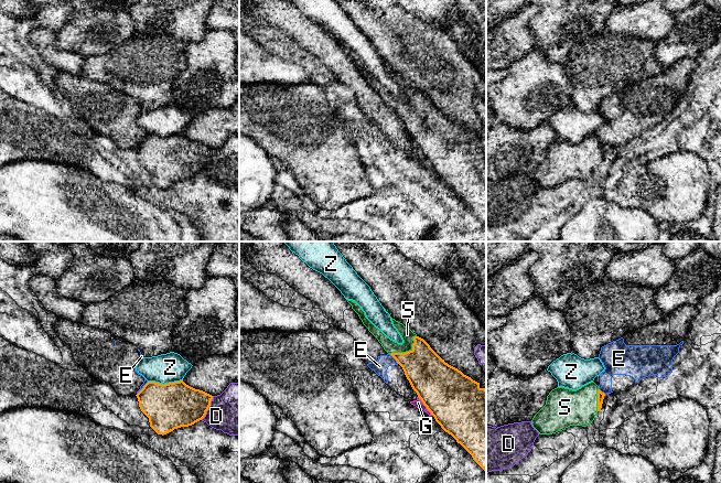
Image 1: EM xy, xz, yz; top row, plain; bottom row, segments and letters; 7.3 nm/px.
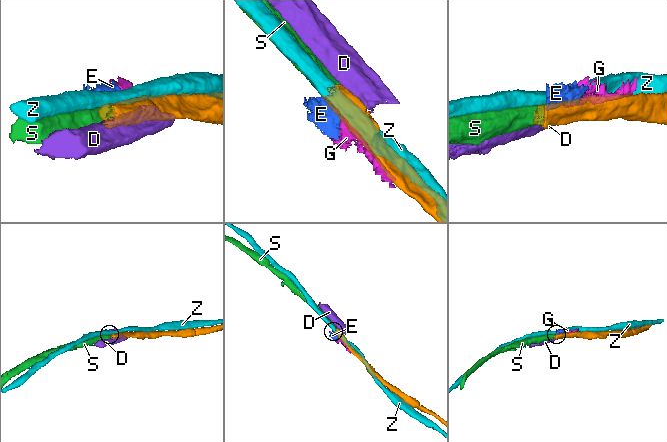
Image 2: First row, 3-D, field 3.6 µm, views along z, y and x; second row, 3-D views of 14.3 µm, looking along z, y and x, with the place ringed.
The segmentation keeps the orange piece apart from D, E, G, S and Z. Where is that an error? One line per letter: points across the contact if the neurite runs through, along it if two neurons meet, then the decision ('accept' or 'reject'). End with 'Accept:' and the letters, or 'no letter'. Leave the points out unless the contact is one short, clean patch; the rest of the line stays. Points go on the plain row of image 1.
D: reject
E: border along xy (148, 135), (137, 147); reject
G: reject
S: runs through xz (429, 128), (407, 105), (398, 105), (390, 99); accept
Z: reject
Accept: S

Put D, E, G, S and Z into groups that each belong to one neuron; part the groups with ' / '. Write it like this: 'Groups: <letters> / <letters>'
Groups: D / E G / S / Z

